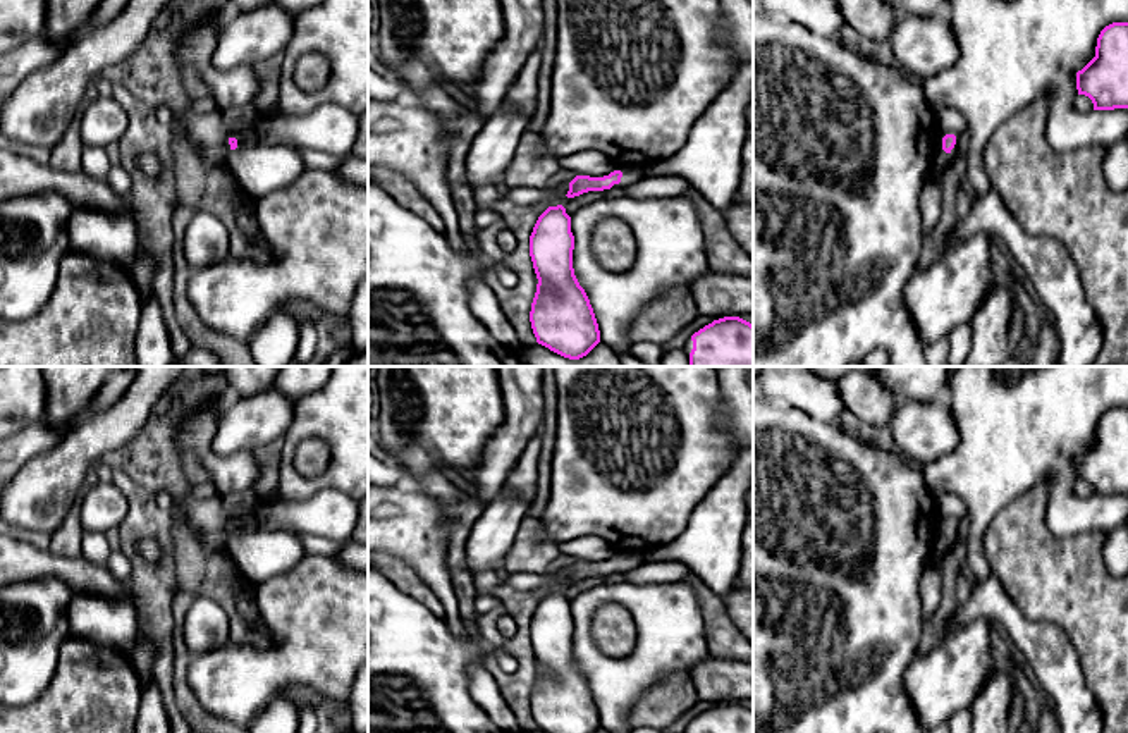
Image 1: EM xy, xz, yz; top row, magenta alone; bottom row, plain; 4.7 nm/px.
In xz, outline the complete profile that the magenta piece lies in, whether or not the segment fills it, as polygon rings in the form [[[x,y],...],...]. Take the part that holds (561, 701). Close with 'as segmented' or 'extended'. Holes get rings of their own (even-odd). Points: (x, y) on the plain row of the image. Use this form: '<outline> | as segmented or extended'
[[[562,590],[549,592],[530,621],[530,642],[538,664],[530,707],[545,733],[595,733],[600,716],[585,674],[573,654],[574,621]]] | as segmented

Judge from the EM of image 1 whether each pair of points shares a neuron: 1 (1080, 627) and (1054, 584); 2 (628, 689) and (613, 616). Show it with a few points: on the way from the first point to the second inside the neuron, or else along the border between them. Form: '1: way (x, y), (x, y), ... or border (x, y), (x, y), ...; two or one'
1: way (1080, 616), (1080, 609), (1065, 594); one
2: border (590, 632), (609, 656), (628, 658), (637, 649); two

